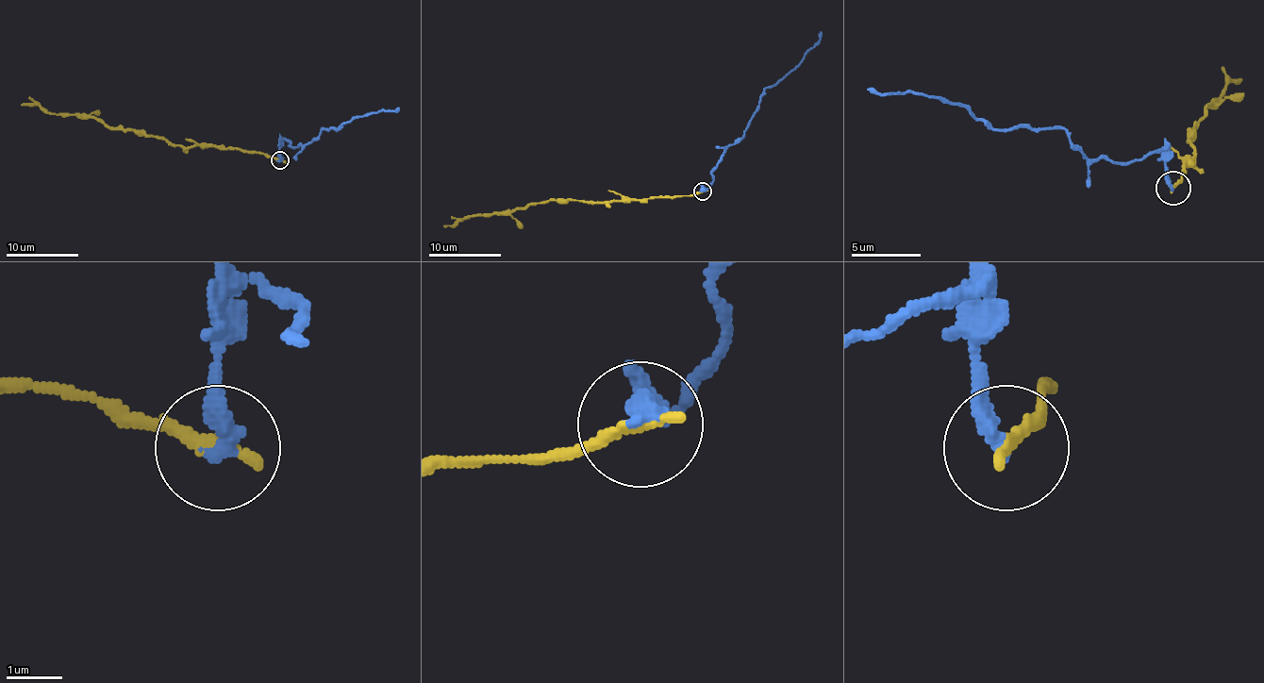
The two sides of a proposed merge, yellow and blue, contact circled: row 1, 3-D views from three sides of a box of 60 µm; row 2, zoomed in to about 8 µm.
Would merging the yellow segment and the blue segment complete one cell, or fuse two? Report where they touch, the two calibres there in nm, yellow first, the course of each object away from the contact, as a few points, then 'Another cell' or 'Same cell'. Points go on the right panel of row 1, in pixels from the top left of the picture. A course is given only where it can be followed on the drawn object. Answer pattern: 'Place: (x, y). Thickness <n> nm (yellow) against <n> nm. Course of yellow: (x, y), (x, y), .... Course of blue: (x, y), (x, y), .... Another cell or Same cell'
Place: (1172, 188). Thickness 280 nm (yellow) against 320 nm. Course of yellow: (1173, 187), (1188, 162), (1194, 162), (1191, 141), (1194, 128), (1229, 83), (1239, 79). Course of blue: (1173, 187), (1167, 149), (1125, 162), (1090, 159), (1063, 128), (990, 128), (959, 104), (924, 93), (866, 90). Another cell

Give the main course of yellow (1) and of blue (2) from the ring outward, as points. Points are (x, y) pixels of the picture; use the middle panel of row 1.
1: (702, 191), (680, 197), (602, 203), (532, 203), (517, 209), (467, 215), (443, 225)
2: (702, 191), (712, 181), (714, 166), (727, 148), (745, 134), (759, 96), (801, 61), (819, 40), (821, 31)

